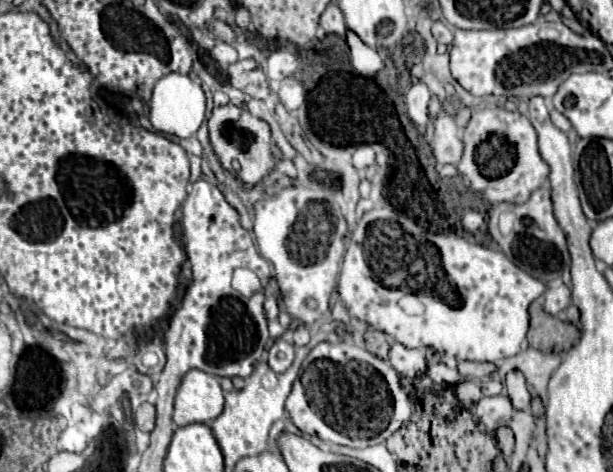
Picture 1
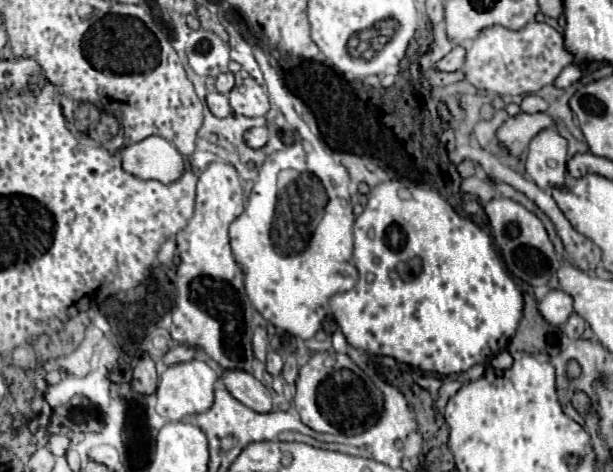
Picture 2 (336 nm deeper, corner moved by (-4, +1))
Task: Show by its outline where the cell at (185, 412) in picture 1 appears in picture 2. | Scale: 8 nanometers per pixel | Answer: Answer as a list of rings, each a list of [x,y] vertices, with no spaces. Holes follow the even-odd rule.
[[[190,360],[168,366],[158,378],[156,388],[156,412],[166,420],[184,420],[192,414],[206,412],[214,402],[214,382],[220,376],[202,360]]]

